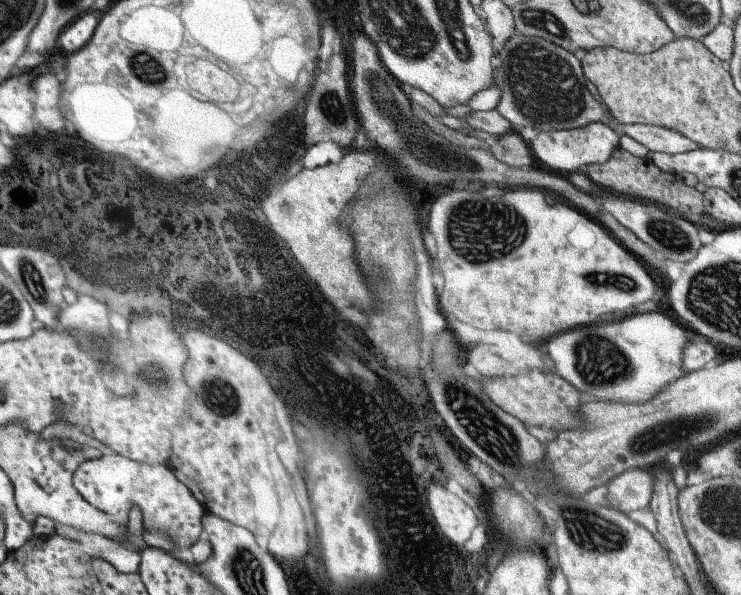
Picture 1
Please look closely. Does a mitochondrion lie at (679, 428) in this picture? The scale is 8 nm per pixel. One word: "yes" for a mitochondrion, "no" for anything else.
yes

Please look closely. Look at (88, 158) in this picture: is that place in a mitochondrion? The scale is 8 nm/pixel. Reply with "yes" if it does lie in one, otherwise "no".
no

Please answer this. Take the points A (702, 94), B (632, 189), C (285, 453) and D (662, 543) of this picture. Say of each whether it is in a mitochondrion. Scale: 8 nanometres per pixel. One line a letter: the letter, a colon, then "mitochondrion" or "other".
A: other
B: other
C: other
D: other

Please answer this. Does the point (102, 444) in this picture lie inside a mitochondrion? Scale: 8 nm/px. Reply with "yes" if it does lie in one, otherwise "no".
no

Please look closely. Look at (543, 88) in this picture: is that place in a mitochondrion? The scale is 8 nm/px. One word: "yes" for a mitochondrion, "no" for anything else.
yes

